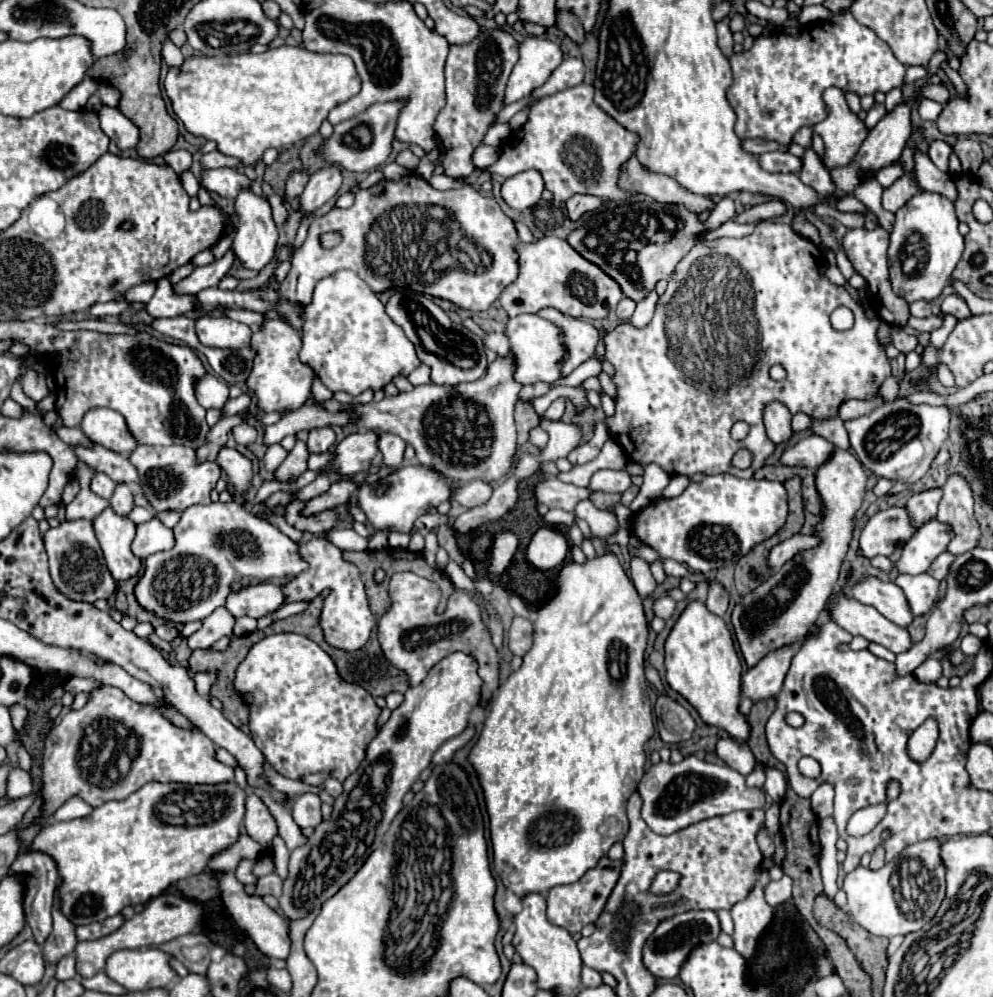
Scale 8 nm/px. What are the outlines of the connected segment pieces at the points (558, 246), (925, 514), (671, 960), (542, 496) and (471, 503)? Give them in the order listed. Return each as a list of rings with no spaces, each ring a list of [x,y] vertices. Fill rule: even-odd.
[[[542,238],[534,244],[518,246],[520,274],[500,296],[502,308],[508,316],[518,316],[524,312],[538,312],[540,308],[556,308],[566,316],[602,320],[608,312],[622,300],[622,288],[614,278],[610,278],[594,262],[582,258],[566,240],[560,238]]]
[[[930,488],[930,490],[924,490],[920,494],[914,494],[906,502],[906,508],[910,510],[912,524],[922,526],[924,522],[936,518],[936,508],[938,508],[940,498],[942,498],[942,488]]]
[[[690,910],[684,914],[672,916],[672,918],[664,920],[654,930],[654,934],[648,938],[648,942],[644,946],[644,964],[654,976],[658,976],[662,980],[674,978],[680,974],[682,962],[686,962],[686,958],[690,956],[690,950],[698,948],[702,942],[716,940],[718,934],[720,934],[720,918],[716,912],[710,912],[710,910],[694,912],[694,910]]]
[[[546,478],[534,486],[536,502],[546,504],[548,508],[562,508],[572,512],[578,500],[590,496],[588,488],[578,488],[574,484],[564,484],[558,478]]]
[[[476,480],[476,482],[470,482],[470,484],[458,482],[458,486],[460,486],[460,490],[454,496],[454,500],[458,500],[466,508],[476,508],[476,506],[486,504],[490,494],[492,494],[492,486],[482,482],[482,480]]]

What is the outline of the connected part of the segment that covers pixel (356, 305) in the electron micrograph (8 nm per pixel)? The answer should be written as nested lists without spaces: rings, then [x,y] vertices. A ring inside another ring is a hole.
[[[350,270],[334,272],[332,276],[324,278],[314,288],[314,298],[310,300],[310,306],[302,306],[302,350],[300,350],[300,362],[304,366],[310,366],[316,376],[326,384],[328,390],[344,390],[350,396],[358,396],[366,390],[384,390],[386,384],[390,384],[396,376],[408,376],[412,370],[420,366],[414,344],[406,338],[404,330],[396,326],[384,312],[384,304],[378,300],[378,296],[358,278],[358,274]]]

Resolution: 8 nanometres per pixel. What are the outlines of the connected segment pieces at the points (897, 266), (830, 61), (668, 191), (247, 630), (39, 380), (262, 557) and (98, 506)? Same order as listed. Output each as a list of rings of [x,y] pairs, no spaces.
[[[920,190],[914,198],[910,198],[910,202],[906,202],[906,206],[902,206],[896,212],[894,232],[890,234],[890,248],[888,248],[888,260],[890,260],[890,268],[892,268],[892,276],[894,276],[892,290],[908,302],[916,302],[922,298],[926,298],[926,300],[938,298],[942,294],[942,288],[948,284],[952,270],[956,268],[956,264],[962,256],[962,250],[964,250],[964,238],[958,232],[958,218],[956,218],[952,200],[948,200],[946,196],[936,194],[936,192]]]
[[[844,12],[844,14],[836,14],[836,16],[830,18],[828,22],[820,22],[820,24],[814,24],[814,26],[812,26],[812,24],[810,24],[810,26],[804,26],[804,30],[800,32],[798,38],[792,38],[792,36],[780,32],[780,30],[776,30],[770,38],[762,38],[762,36],[758,36],[758,38],[754,40],[754,46],[752,46],[750,50],[744,50],[744,52],[734,54],[734,56],[730,58],[730,66],[732,66],[734,84],[730,86],[726,98],[728,98],[730,106],[732,106],[734,112],[736,112],[736,126],[734,126],[734,128],[736,128],[738,138],[766,138],[766,140],[778,142],[780,146],[790,144],[790,142],[792,142],[792,136],[794,136],[794,132],[796,132],[798,128],[802,128],[802,126],[814,126],[814,124],[818,124],[820,120],[826,118],[826,108],[824,108],[824,102],[822,102],[822,92],[824,92],[826,88],[830,88],[830,86],[838,86],[840,90],[852,90],[852,92],[856,92],[858,96],[874,94],[876,90],[888,92],[888,90],[892,90],[892,88],[896,88],[896,86],[902,86],[902,82],[904,82],[904,72],[906,72],[906,68],[900,66],[900,62],[898,62],[896,56],[892,54],[890,46],[888,46],[884,40],[880,40],[870,28],[862,28],[862,26],[860,26],[860,24],[848,14],[848,12]]]
[[[634,156],[622,168],[620,186],[638,194],[652,196],[662,204],[686,206],[686,210],[694,210],[694,214],[712,212],[718,204],[714,198],[698,196],[698,194],[690,194],[690,190],[682,190],[682,186],[678,186],[674,178],[666,178],[666,174],[654,174],[652,170],[646,170],[646,166],[642,166]]]
[[[248,616],[236,618],[236,626],[234,626],[236,636],[246,636],[246,634],[252,634],[254,630],[256,630],[256,620],[254,618],[248,618]]]
[[[28,372],[22,376],[22,390],[26,396],[30,396],[34,402],[40,402],[48,396],[48,386],[42,374],[36,372]]]
[[[236,502],[190,506],[174,526],[174,536],[176,546],[172,550],[146,558],[144,574],[136,584],[136,600],[174,624],[204,620],[242,586],[256,586],[268,580],[286,586],[290,578],[306,570],[306,560],[298,558],[294,540]]]
[[[80,480],[80,486],[80,494],[66,506],[66,520],[94,520],[102,510],[110,508],[110,502],[106,498],[100,498],[94,492],[90,492],[88,480]]]

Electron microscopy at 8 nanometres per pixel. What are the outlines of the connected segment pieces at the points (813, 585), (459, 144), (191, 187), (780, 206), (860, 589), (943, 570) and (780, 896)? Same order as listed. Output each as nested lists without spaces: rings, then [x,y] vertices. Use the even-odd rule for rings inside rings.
[[[836,450],[832,458],[816,470],[816,488],[824,502],[824,520],[814,532],[822,538],[822,544],[788,560],[776,574],[772,574],[770,580],[758,586],[752,594],[744,596],[732,612],[732,626],[748,666],[758,664],[760,658],[764,658],[770,650],[792,644],[804,636],[808,628],[820,618],[828,596],[838,584],[840,566],[854,530],[852,518],[860,508],[866,490],[864,468],[848,450]]]
[[[490,28],[484,30],[476,40],[464,46],[450,46],[450,54],[446,60],[446,104],[438,112],[438,118],[434,120],[434,134],[438,138],[438,144],[444,150],[444,174],[450,178],[462,178],[470,176],[476,166],[472,162],[474,150],[482,144],[486,132],[492,128],[494,118],[504,110],[504,92],[506,92],[506,82],[512,74],[512,68],[518,60],[518,42],[512,34],[504,32],[502,28]]]
[[[186,170],[186,172],[182,172],[180,176],[182,176],[180,180],[182,180],[184,190],[186,190],[188,194],[196,194],[196,190],[200,188],[200,182],[198,182],[198,180],[196,180],[196,176],[192,174],[192,170]]]
[[[768,200],[764,204],[756,204],[748,210],[744,210],[740,216],[736,216],[738,222],[760,222],[760,220],[770,220],[770,218],[776,218],[776,216],[784,216],[788,212],[788,206],[786,202],[782,200]]]
[[[866,578],[864,582],[856,582],[852,588],[852,598],[862,604],[874,606],[882,616],[892,620],[898,626],[908,628],[914,622],[914,614],[908,606],[908,600],[900,586],[894,582],[882,582],[878,578]]]
[[[942,552],[942,554],[940,554],[940,556],[930,564],[928,574],[930,574],[930,576],[934,576],[936,580],[944,580],[952,562],[954,562],[954,556],[952,556],[950,552]]]
[[[782,876],[776,882],[770,882],[766,888],[766,902],[770,906],[780,906],[784,902],[788,902],[792,898],[792,878],[790,876]]]

